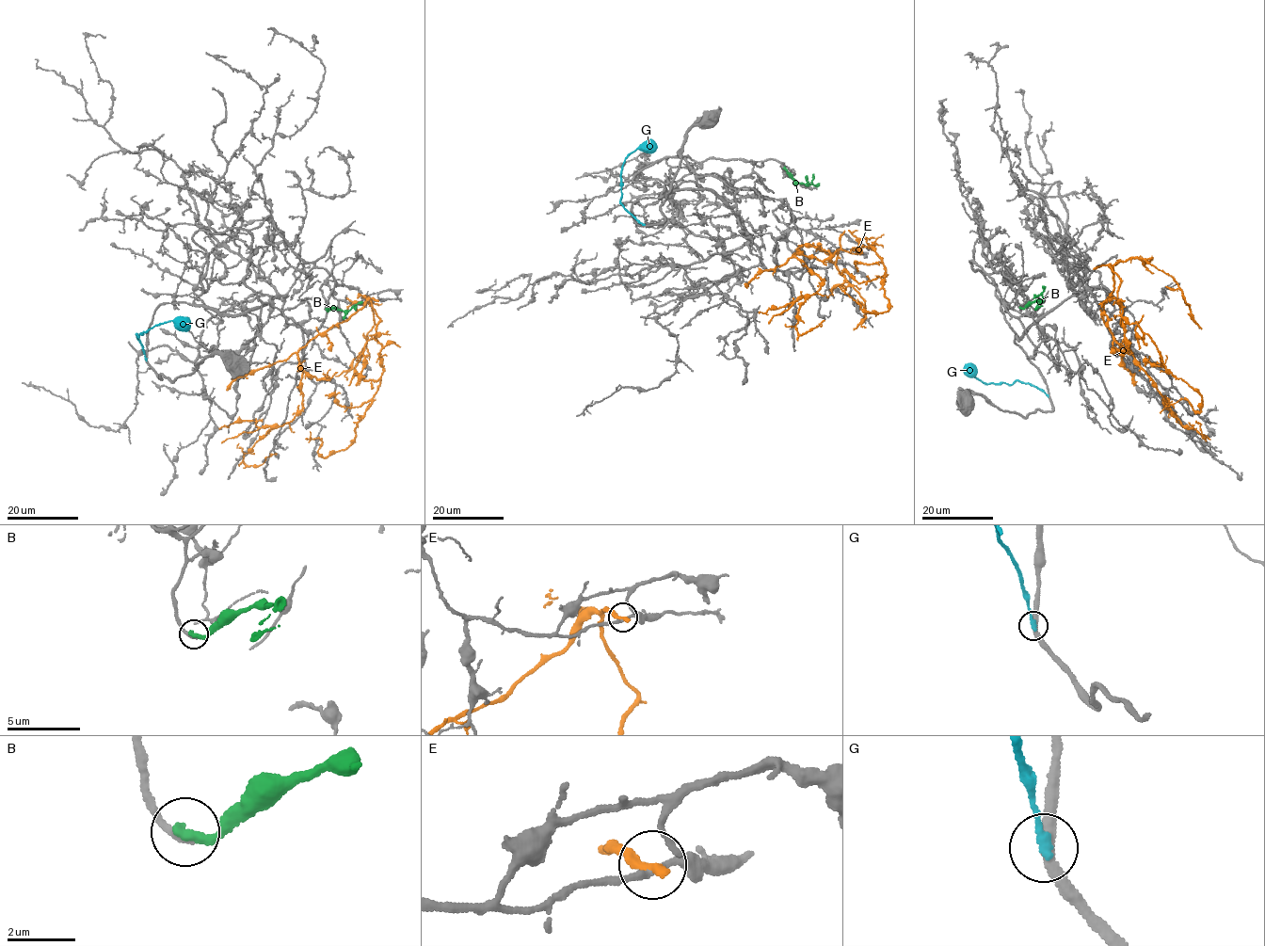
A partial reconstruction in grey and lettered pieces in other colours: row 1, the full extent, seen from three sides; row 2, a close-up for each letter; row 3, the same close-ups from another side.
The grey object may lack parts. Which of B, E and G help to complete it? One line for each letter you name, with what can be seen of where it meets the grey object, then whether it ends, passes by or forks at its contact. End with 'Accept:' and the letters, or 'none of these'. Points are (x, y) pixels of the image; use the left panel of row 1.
Accept: none of these

